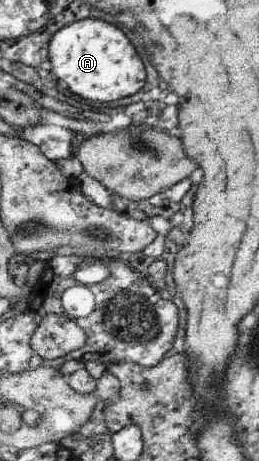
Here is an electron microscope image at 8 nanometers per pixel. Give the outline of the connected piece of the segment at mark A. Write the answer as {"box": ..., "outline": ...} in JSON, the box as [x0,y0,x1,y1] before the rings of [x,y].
{"box":[48,18,144,103],"outline":[[[98,18],[72,22],[52,36],[48,47],[53,75],[66,81],[70,91],[84,99],[112,103],[144,87],[144,63],[124,31],[112,23]]]}

